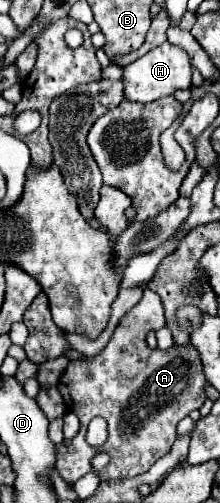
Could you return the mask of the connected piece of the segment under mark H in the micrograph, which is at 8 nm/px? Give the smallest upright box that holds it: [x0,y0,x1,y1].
[123,41,195,103]

